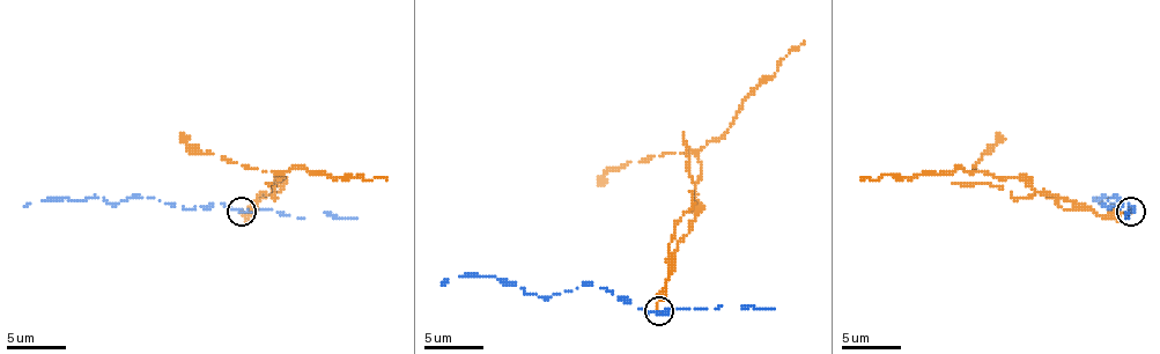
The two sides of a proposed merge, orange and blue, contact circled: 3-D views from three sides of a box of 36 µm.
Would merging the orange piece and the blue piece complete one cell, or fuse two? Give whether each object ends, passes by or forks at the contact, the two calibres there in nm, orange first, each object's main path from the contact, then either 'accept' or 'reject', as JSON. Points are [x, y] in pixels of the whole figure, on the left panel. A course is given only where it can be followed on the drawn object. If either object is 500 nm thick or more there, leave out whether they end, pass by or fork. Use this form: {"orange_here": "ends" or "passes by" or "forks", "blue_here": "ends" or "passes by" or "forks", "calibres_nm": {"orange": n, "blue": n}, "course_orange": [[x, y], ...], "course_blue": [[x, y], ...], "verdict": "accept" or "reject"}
{"orange_here": "ends", "blue_here": "ends", "calibres_nm": {"orange": 140, "blue": 400}, "course_orange": [[242, 212], [248, 215], [259, 200], [280, 189], [280, 171], [304, 168], [312, 174], [386, 179]], "course_blue": [[242, 212], [221, 204], [186, 209], [127, 198], [110, 204], [104, 198], [86, 198], [42, 200], [24, 206]], "verdict": "reject"}

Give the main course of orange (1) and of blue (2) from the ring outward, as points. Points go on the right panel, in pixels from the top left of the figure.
1: (1131, 212), (1099, 215), (1078, 209), (1070, 200), (1032, 189), (1017, 177), (955, 168), (946, 174), (861, 179)
2: (1131, 212), (1129, 204), (1108, 209), (1105, 204), (1117, 198), (1114, 204), (1108, 198), (1096, 200), (1105, 206)

